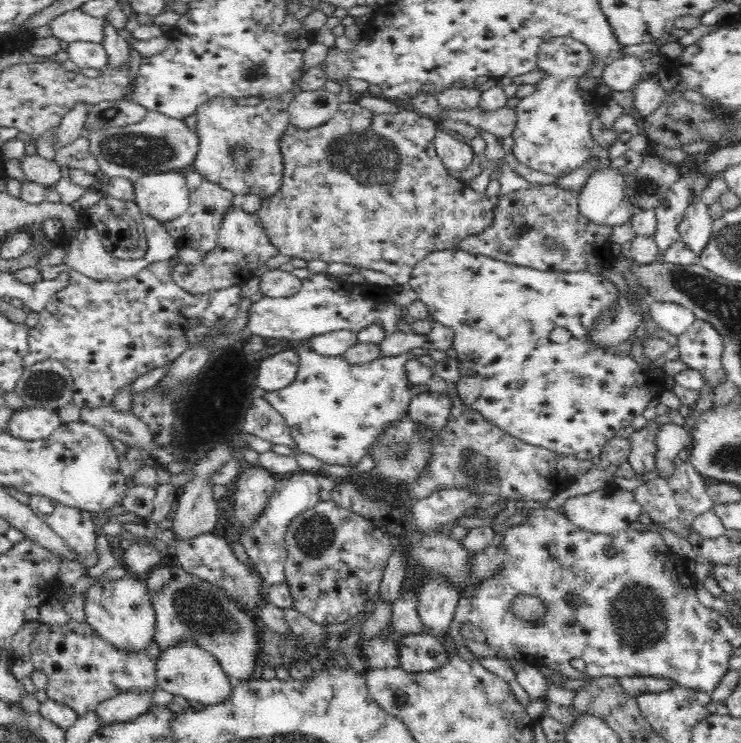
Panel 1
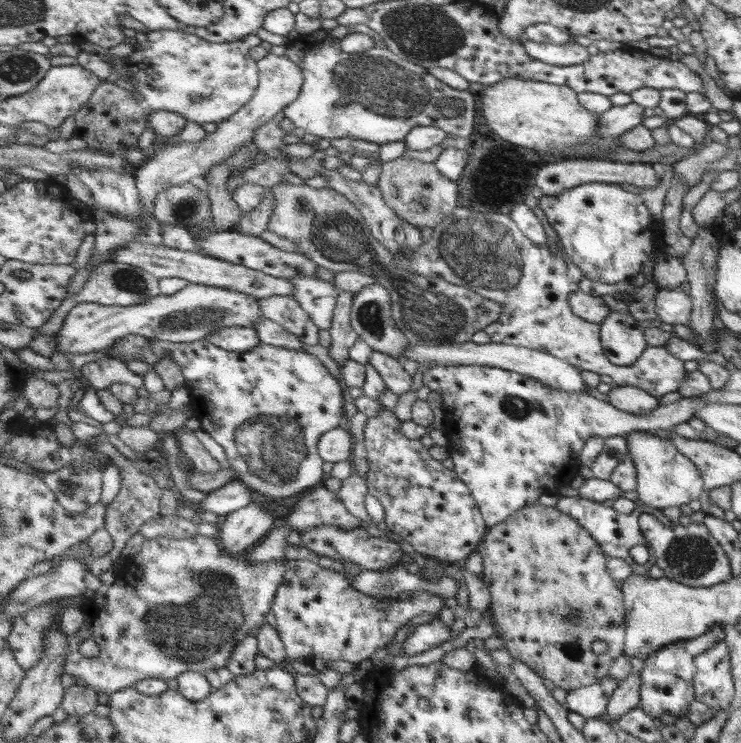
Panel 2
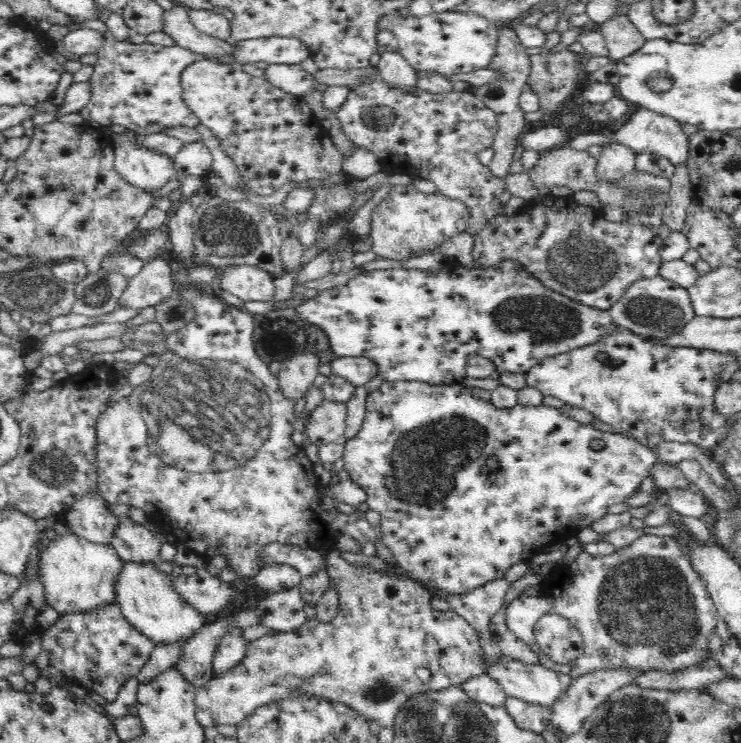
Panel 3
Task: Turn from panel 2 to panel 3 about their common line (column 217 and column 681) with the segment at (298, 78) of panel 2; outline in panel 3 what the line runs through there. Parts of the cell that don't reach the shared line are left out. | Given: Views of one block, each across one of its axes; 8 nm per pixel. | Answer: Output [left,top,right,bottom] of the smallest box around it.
[613,108,689,166]

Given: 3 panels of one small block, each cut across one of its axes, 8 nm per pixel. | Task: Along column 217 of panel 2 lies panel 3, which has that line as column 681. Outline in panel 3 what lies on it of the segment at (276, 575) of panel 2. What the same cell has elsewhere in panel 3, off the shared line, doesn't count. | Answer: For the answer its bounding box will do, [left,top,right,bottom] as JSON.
[506,534,720,678]

